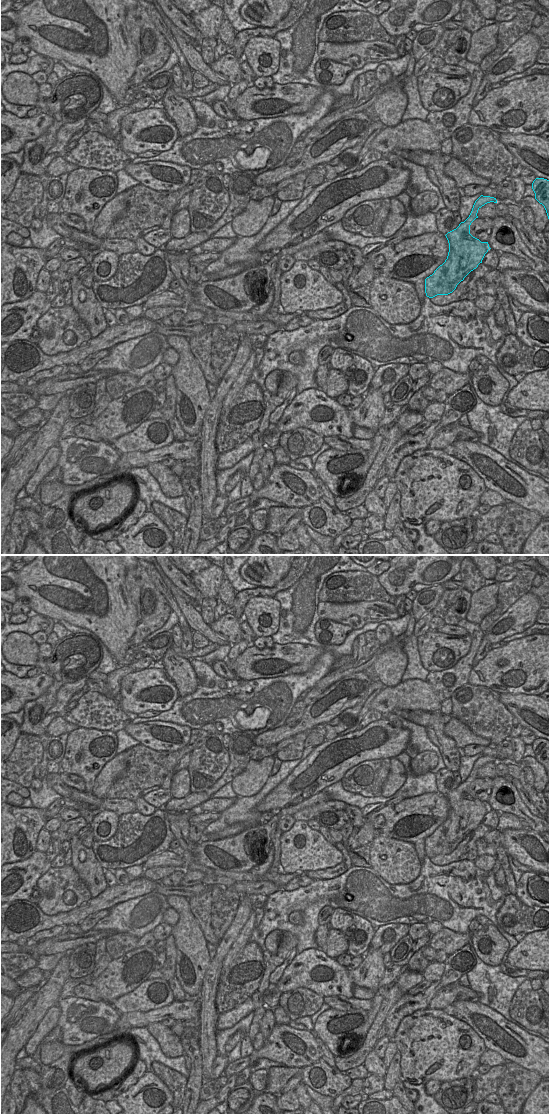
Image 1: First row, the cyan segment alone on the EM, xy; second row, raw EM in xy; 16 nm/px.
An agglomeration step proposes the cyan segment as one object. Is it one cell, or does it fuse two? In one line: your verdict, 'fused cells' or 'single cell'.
single cell

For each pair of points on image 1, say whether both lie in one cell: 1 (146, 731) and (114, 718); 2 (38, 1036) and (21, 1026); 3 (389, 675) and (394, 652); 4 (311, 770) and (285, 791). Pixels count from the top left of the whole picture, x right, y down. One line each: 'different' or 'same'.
1: different
2: different
3: same
4: same

